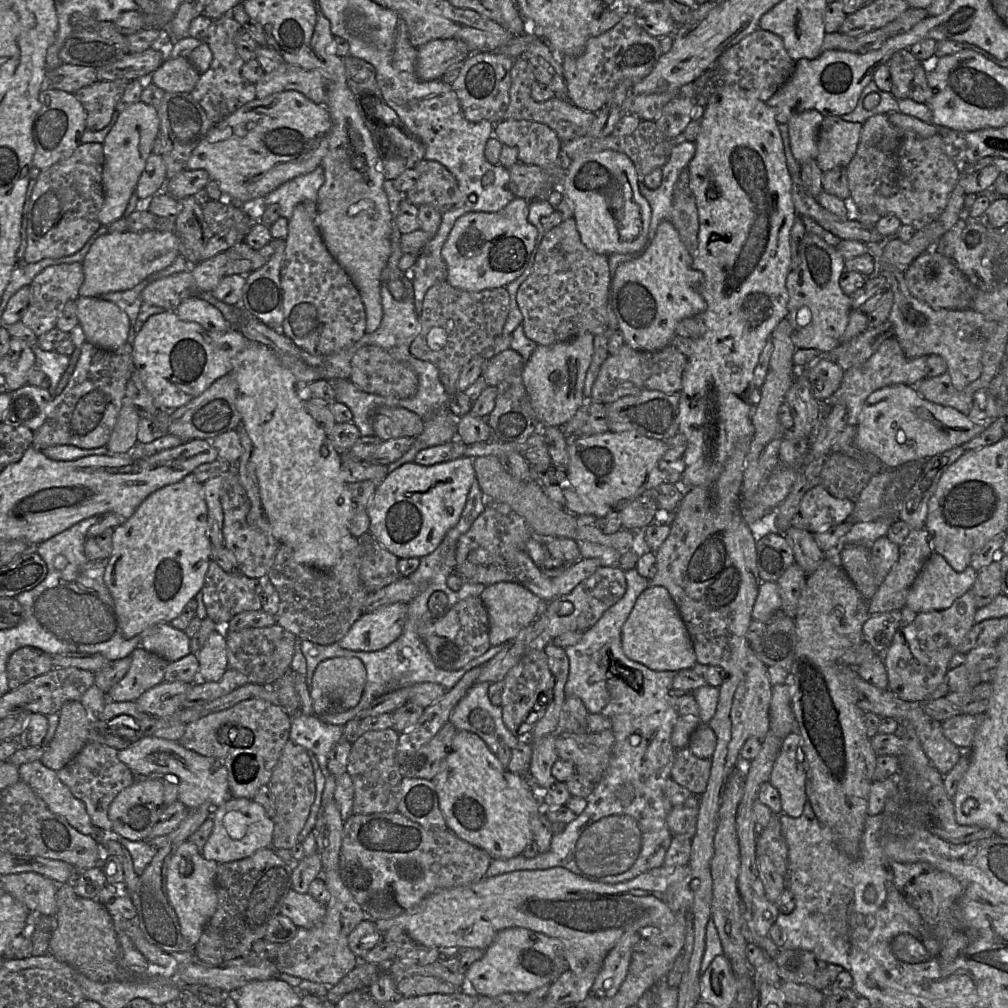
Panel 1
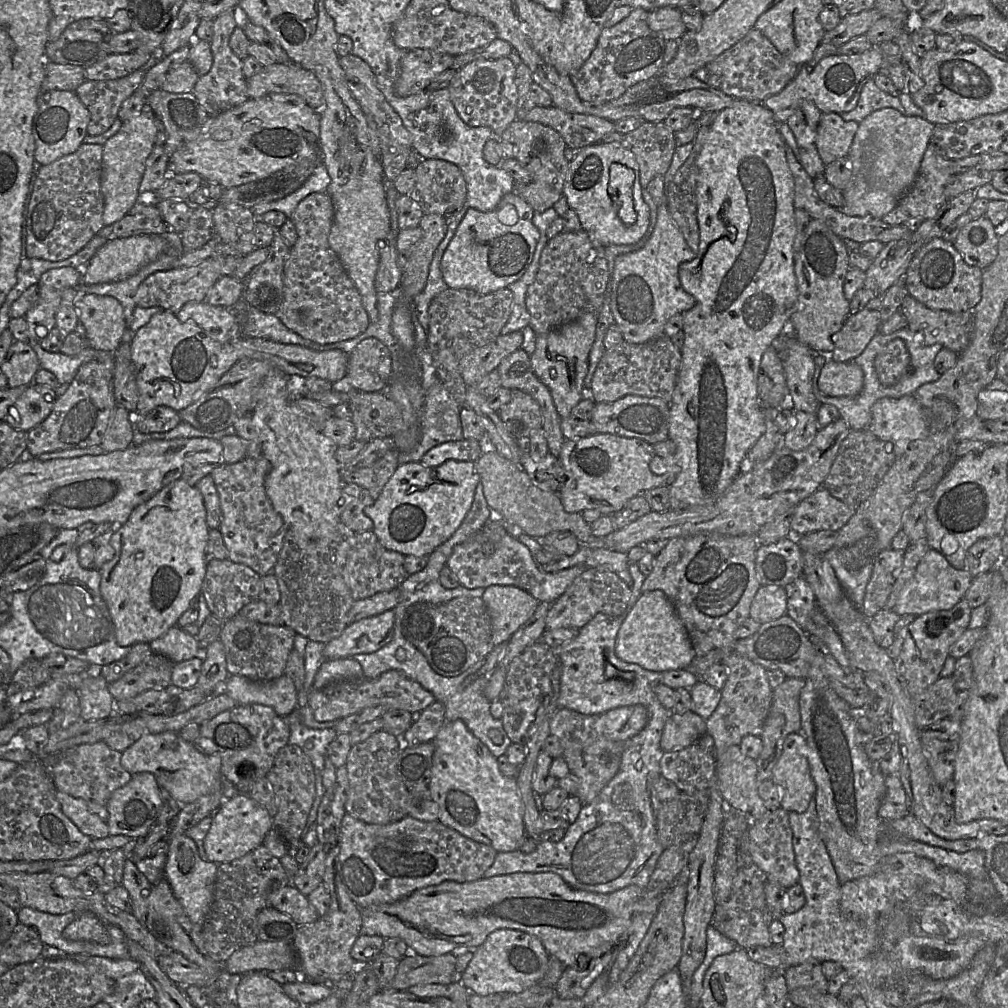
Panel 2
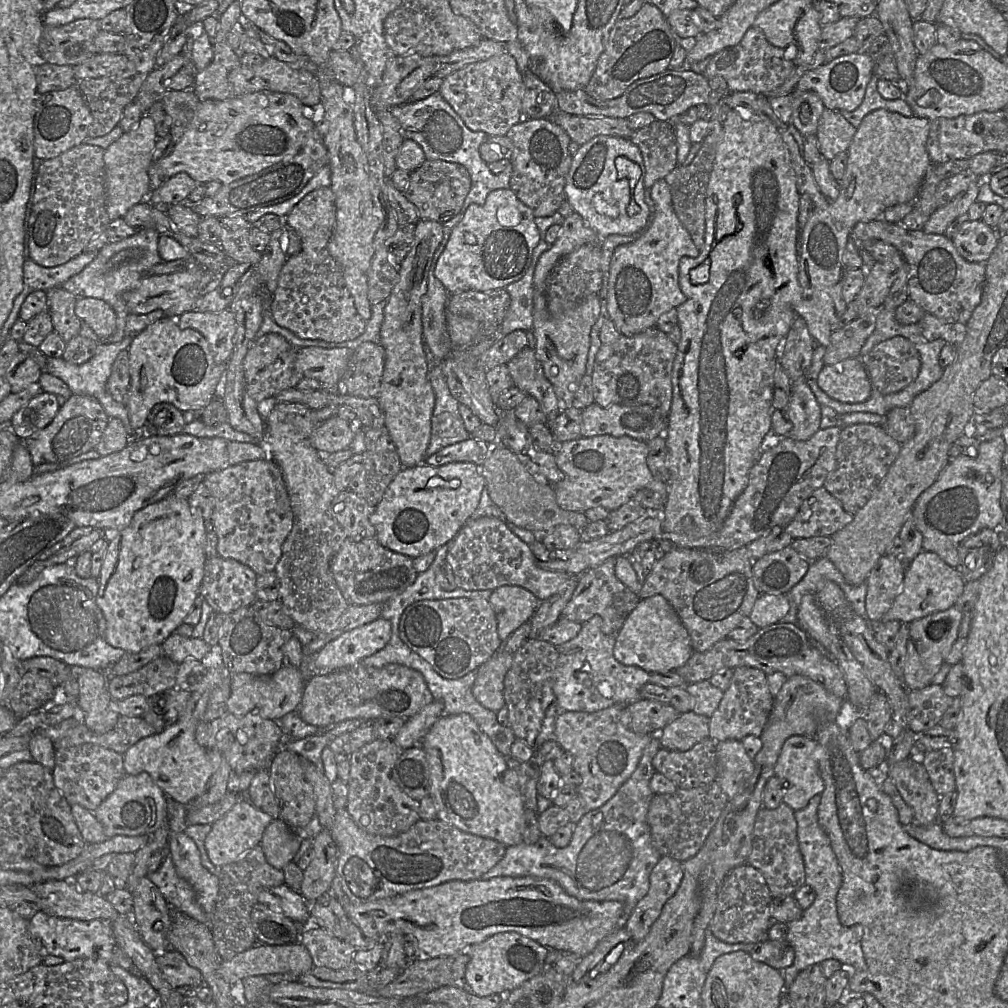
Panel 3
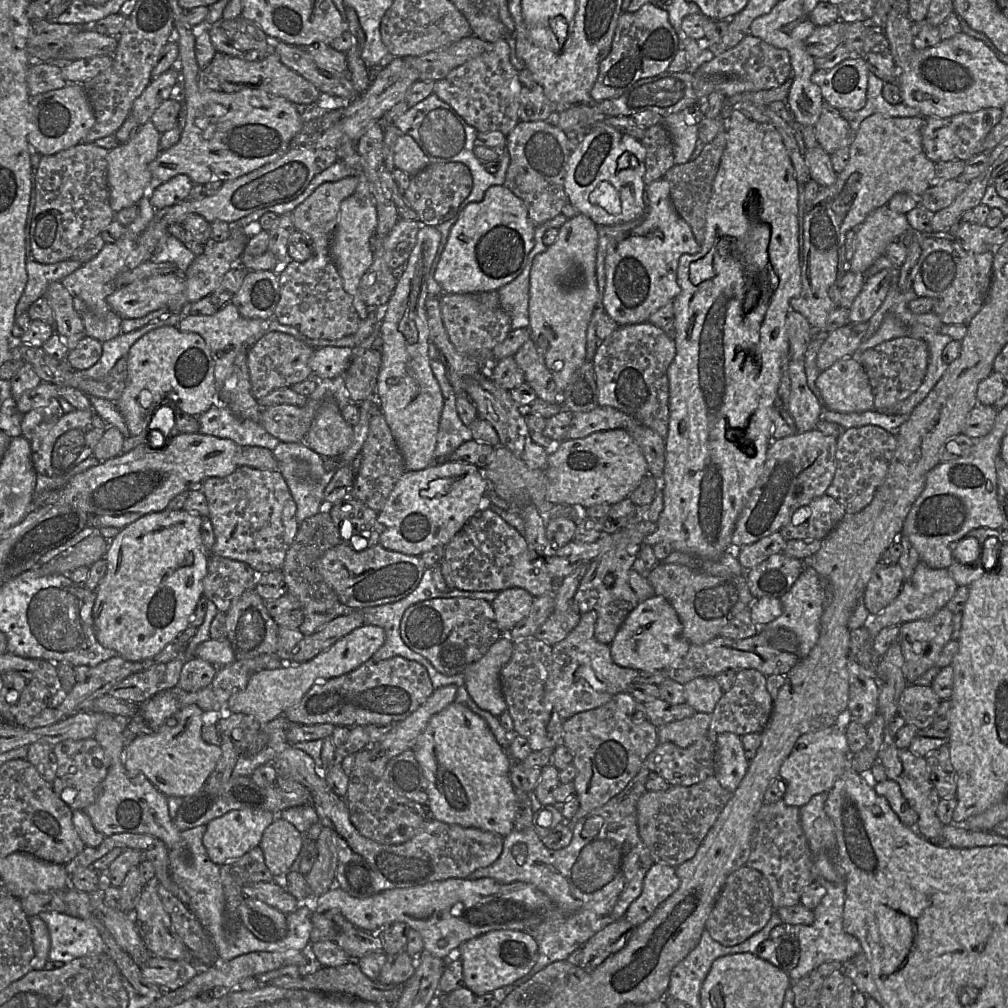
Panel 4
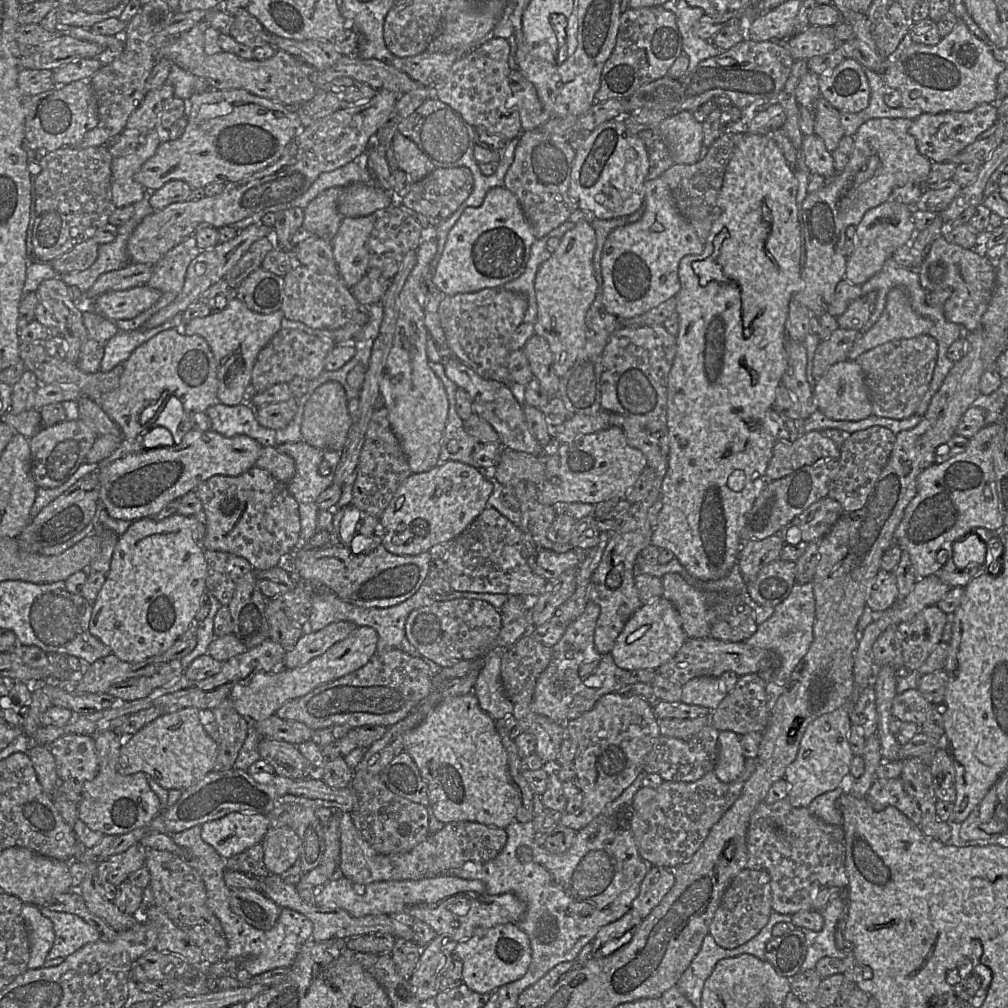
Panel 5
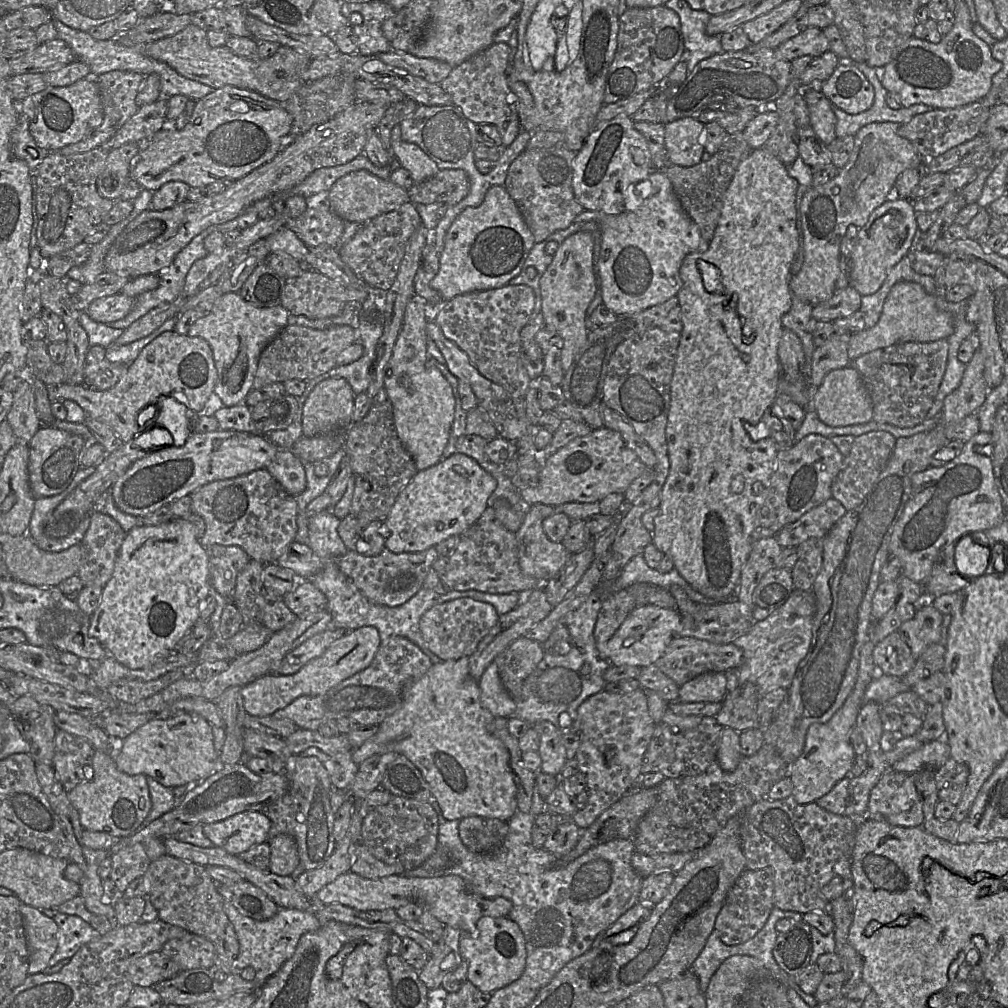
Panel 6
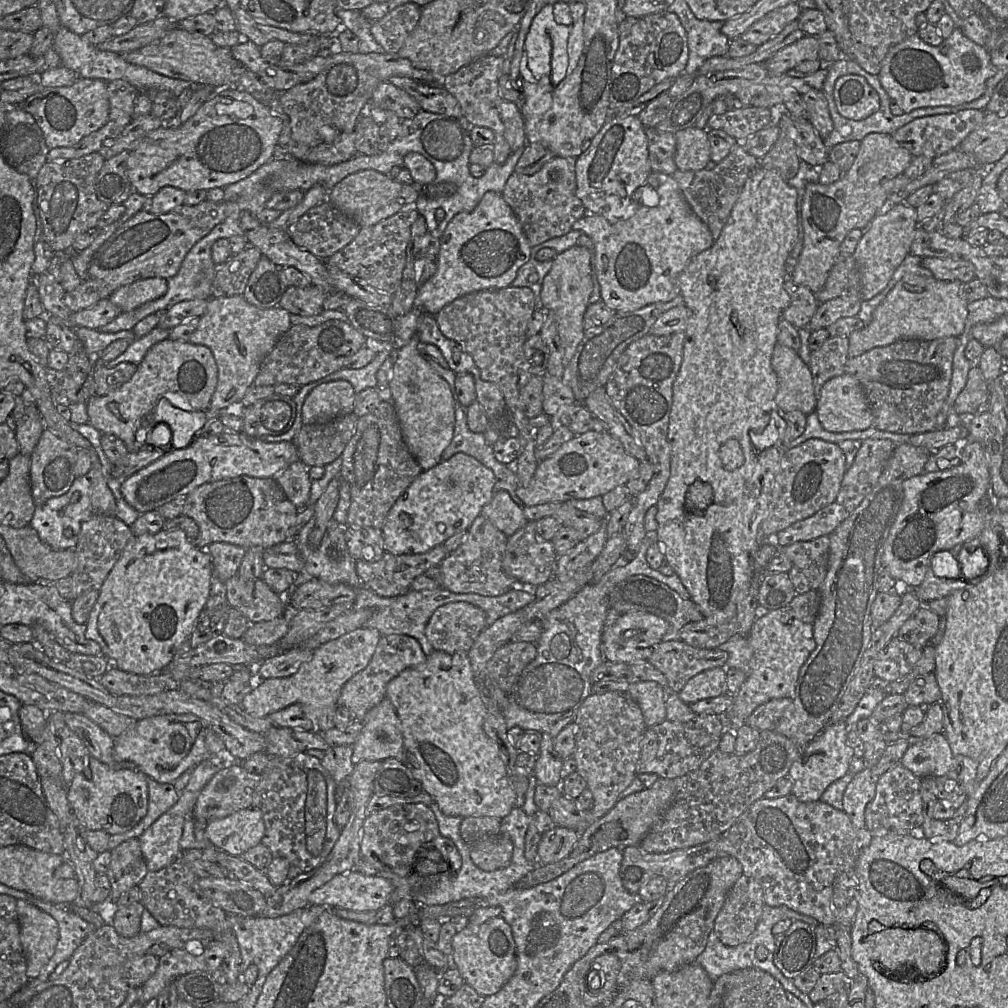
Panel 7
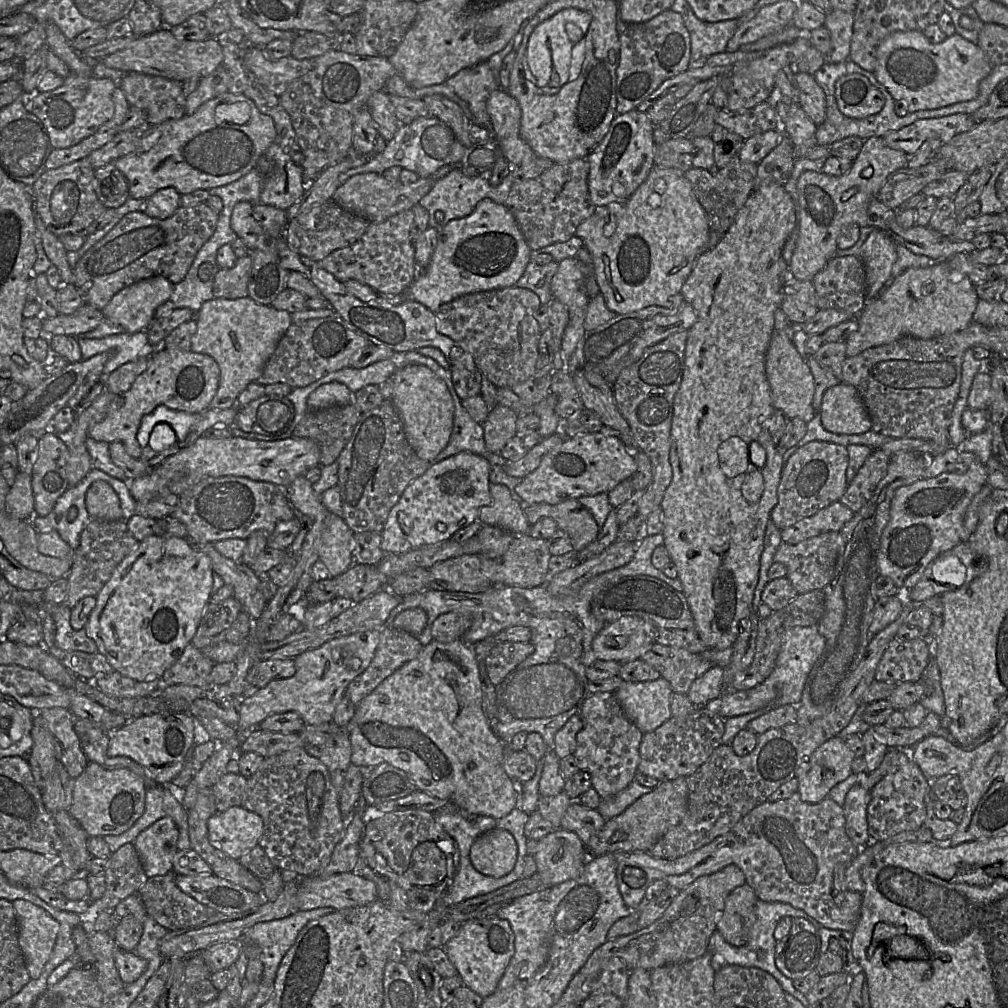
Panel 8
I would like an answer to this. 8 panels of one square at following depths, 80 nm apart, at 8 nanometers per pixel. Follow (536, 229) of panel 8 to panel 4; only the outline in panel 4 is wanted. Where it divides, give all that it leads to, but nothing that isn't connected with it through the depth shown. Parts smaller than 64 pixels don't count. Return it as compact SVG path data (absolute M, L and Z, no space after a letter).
M550 120L519 121L507 135L510 164L504 185L523 201L535 226L562 214L562 209L569 203L565 192L565 178L571 155L568 137Z

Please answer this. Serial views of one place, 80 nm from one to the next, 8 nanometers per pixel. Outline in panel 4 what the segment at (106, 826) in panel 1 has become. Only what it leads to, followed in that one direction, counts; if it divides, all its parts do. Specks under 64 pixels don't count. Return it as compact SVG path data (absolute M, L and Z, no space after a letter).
M93 737L67 739L52 747L56 757L56 774L52 783L55 793L72 810L84 810L95 801L108 772L108 759L103 748Z

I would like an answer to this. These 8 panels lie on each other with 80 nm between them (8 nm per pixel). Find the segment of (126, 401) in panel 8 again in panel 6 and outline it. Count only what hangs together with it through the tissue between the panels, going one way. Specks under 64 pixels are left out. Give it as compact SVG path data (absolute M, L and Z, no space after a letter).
M172 331L160 334L152 342L146 345L138 357L129 365L121 379L115 386L105 391L90 389L84 385L60 384L49 386L48 396L51 402L72 400L79 404L86 415L110 426L124 443L133 441L143 430L151 425L142 425L142 416L148 406L156 405L161 396L170 396L172 393L183 394L188 400L188 408L194 413L202 413L207 409L207 402L217 381L217 369L215 367L213 352L206 340L200 337L190 337Z

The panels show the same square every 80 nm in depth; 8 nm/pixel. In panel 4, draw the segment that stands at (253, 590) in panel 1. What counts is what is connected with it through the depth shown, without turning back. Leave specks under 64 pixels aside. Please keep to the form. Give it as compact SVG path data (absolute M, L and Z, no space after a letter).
M208 553L207 573L203 578L203 596L211 600L220 612L227 612L232 602L243 592L255 589L257 572L247 563Z

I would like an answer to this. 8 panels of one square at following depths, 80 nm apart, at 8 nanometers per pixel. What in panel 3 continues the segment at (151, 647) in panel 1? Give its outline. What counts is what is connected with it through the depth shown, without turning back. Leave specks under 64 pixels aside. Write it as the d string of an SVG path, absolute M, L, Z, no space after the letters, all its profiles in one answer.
M176 631L170 634L160 645L163 654L178 664L188 658L201 661L211 648L202 638L186 637Z

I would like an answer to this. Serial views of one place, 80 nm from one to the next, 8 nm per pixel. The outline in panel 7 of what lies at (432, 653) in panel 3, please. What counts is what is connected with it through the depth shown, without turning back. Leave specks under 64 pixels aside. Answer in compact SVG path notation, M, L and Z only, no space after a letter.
M450 602L429 618L425 635L434 650L454 654L469 651L486 628L485 612L468 602Z

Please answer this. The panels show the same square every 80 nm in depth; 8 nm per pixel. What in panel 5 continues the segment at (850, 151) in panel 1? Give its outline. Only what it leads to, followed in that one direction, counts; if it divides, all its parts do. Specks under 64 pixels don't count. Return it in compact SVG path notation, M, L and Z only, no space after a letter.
M820 95L814 107L814 134L833 152L845 136L840 112Z

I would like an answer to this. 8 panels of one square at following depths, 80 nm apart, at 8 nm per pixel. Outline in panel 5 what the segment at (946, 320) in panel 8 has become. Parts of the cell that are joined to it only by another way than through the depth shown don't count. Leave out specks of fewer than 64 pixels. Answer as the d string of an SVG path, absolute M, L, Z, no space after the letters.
M903 286L894 287L887 295L886 306L879 320L869 330L861 332L849 352L848 359L855 361L863 353L893 340L928 335L931 327L932 322L929 319L913 310L907 288Z

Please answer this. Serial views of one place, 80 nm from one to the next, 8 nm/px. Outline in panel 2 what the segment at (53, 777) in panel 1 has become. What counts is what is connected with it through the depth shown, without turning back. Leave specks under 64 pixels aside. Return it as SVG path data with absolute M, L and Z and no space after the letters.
M58 790L56 798L61 805L63 813L75 824L82 834L92 839L104 839L109 836L107 823L94 814L84 800L74 798Z

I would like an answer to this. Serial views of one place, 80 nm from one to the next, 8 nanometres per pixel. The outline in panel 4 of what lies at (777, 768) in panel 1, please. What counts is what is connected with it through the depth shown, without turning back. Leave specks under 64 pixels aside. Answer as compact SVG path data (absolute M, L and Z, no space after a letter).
M835 725L810 731L800 736L779 770L779 778L787 785L783 796L789 806L802 807L819 793L828 793L837 778L851 766L851 753L846 732Z

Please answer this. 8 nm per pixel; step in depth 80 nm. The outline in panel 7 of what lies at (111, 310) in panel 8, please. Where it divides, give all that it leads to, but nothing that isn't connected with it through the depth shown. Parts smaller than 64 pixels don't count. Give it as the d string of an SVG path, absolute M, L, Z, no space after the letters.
M151 277L124 285L113 292L108 299L121 312L132 311L146 302L162 297L168 289L167 279Z

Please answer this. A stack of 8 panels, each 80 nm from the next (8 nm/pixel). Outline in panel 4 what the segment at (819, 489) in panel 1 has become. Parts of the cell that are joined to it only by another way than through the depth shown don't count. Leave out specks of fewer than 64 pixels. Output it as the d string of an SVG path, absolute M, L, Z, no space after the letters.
M825 494L809 503L810 515L800 524L792 522L780 530L787 540L823 540L844 518L846 511L834 498Z

